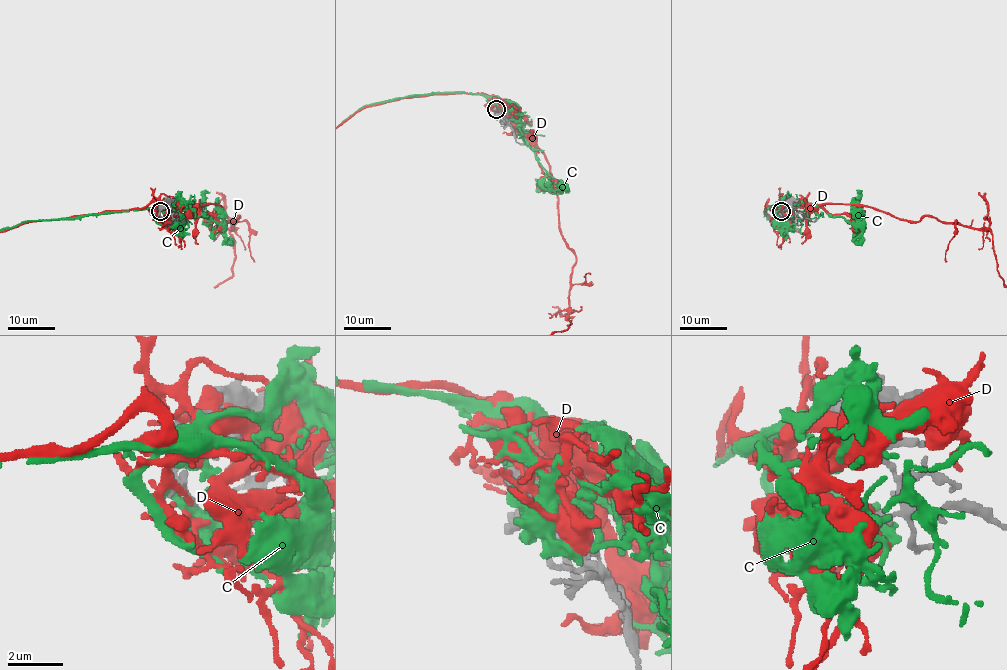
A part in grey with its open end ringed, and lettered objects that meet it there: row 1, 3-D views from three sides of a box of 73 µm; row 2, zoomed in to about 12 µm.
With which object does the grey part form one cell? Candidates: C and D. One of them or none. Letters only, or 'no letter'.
C

